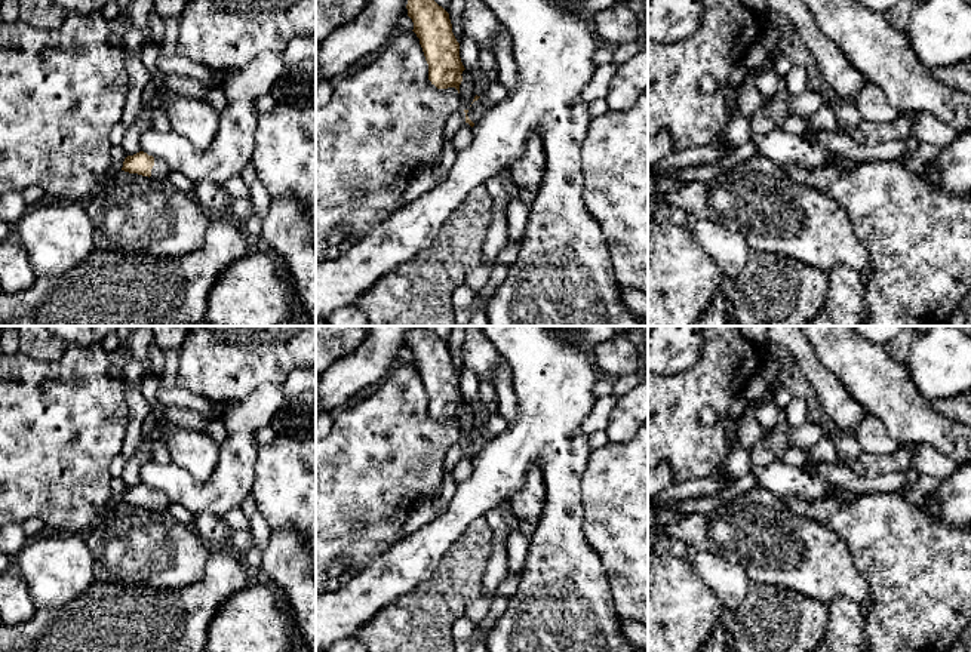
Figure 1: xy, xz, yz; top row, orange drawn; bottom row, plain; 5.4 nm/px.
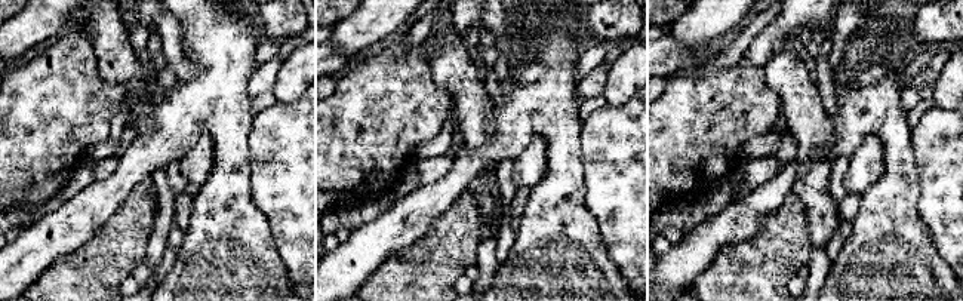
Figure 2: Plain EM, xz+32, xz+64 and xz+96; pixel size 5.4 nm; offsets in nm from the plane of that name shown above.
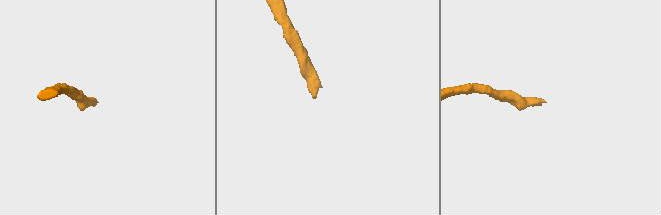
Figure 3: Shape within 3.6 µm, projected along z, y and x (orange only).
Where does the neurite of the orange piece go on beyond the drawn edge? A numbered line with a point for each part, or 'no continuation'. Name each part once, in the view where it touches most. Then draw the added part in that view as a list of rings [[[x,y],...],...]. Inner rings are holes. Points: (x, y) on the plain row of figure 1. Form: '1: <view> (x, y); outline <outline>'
1: xy (160, 503); outline [[[154,490],[154,498],[151,501],[150,510],[157,511],[157,513],[165,511],[168,510],[169,502],[170,501],[160,490]]]

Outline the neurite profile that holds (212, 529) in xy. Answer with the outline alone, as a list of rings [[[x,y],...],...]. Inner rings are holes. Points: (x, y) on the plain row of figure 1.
[[[203,513],[194,517],[193,528],[212,551],[231,551],[231,528],[222,516]]]

